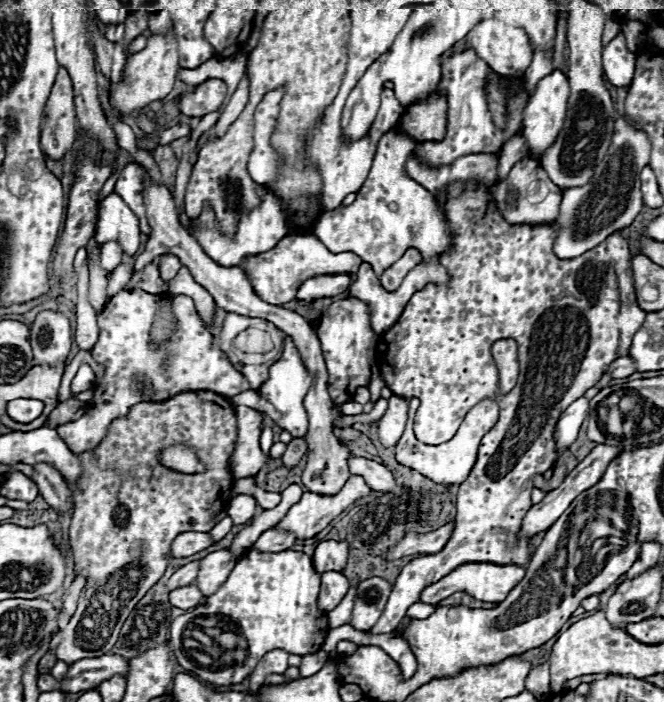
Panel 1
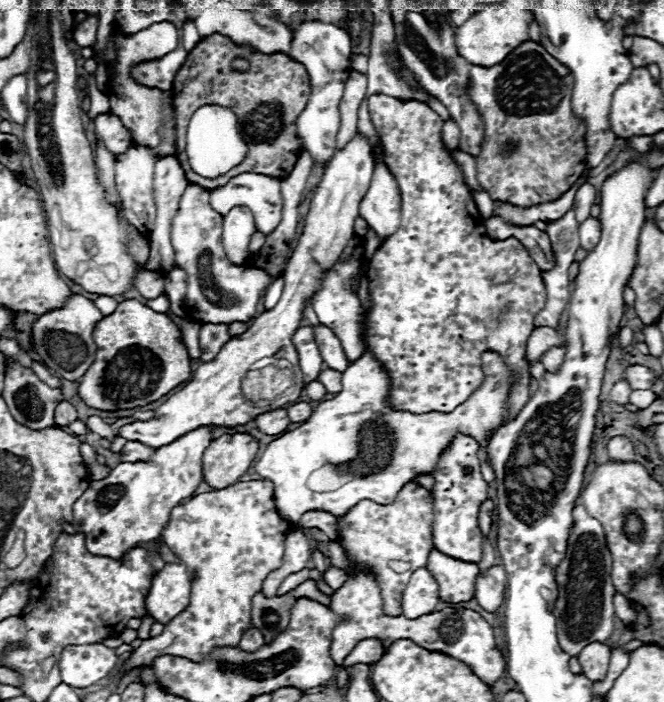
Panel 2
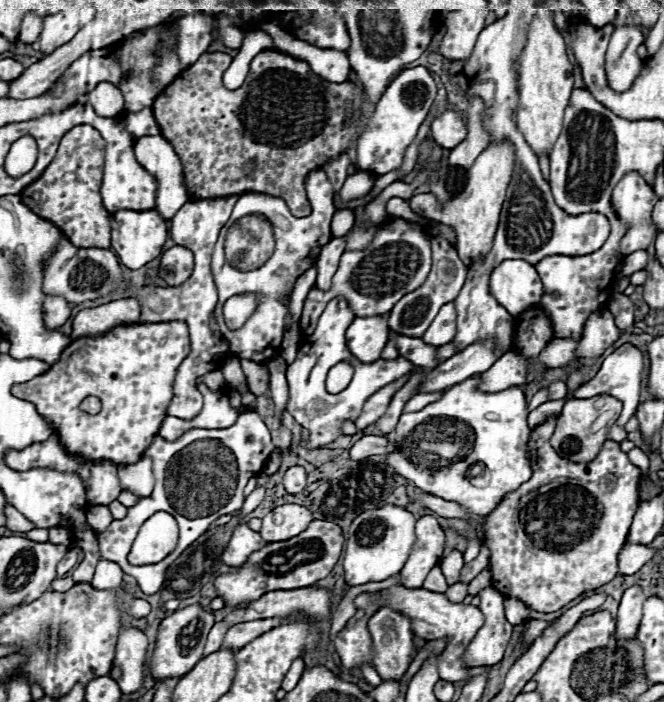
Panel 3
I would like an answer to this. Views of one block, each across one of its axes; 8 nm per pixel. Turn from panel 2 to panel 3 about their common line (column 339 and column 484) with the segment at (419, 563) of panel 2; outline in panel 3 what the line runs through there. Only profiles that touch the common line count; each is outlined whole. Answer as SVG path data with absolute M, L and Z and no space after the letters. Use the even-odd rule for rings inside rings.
M556 418L536 426L530 434L532 478L510 492L494 512L484 518L484 544L490 548L492 588L504 596L522 600L538 612L556 612L584 592L608 584L618 574L618 552L626 544L632 516L640 504L640 470L620 450L618 442L606 440L598 456L590 462L570 462L560 458L550 446Z

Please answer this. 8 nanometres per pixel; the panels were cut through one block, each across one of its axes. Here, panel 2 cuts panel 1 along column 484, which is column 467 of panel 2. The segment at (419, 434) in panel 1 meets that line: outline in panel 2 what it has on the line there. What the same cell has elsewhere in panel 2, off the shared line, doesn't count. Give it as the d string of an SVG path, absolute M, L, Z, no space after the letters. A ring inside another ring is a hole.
M376 94L368 98L368 108L382 140L384 162L394 174L402 194L400 228L382 242L368 262L372 306L364 314L366 350L382 364L390 378L388 404L412 414L452 412L480 386L480 354L492 350L518 372L508 396L508 420L514 420L530 400L532 376L526 362L526 344L534 330L534 312L540 312L546 302L542 272L516 238L508 238L508 242L488 238L484 218L472 200L472 192L466 188L450 150L446 152L442 144L440 132L444 120L428 104ZM458 433L441 454L438 468L430 472L434 476L434 488L430 488L434 506L434 548L462 562L480 562L482 556L482 532L478 528L478 510L480 504L488 498L488 484L484 482L480 472L478 449L479 444L472 437Z

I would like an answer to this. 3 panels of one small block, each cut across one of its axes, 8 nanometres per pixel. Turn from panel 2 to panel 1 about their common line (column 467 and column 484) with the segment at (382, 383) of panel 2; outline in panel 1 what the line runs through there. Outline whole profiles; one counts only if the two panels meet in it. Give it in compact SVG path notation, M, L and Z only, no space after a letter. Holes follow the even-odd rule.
M412 398L410 400L410 412L408 412L408 424L404 428L404 434L400 436L400 440L396 442L396 460L404 466L410 466L414 470L418 470L420 474L424 474L426 478L434 480L436 484L444 484L444 486L452 486L452 484L462 484L474 462L476 462L476 454L478 454L478 446L480 446L480 440L482 436L498 422L498 404L494 400L482 400L480 404L476 404L464 418L464 422L460 424L458 432L454 434L452 440L444 442L444 444L436 444L436 446L430 446L430 444L422 444L416 440L414 432L412 432L412 420L414 420L414 414L416 414L416 408L418 408L420 400L418 398Z

